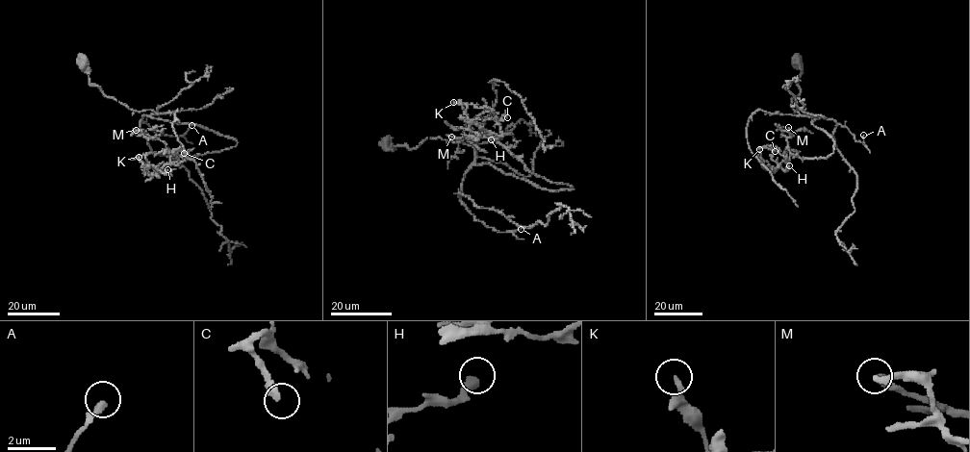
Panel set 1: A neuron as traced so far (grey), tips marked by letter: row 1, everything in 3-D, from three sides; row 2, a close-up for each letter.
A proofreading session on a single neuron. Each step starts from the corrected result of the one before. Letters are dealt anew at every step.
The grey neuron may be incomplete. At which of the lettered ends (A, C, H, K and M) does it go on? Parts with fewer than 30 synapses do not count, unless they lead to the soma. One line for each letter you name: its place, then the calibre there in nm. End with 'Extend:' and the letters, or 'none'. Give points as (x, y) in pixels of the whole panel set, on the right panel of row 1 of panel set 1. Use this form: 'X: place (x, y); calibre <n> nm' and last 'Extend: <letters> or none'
A: place (863, 135); calibre 260 nm
Extend: A

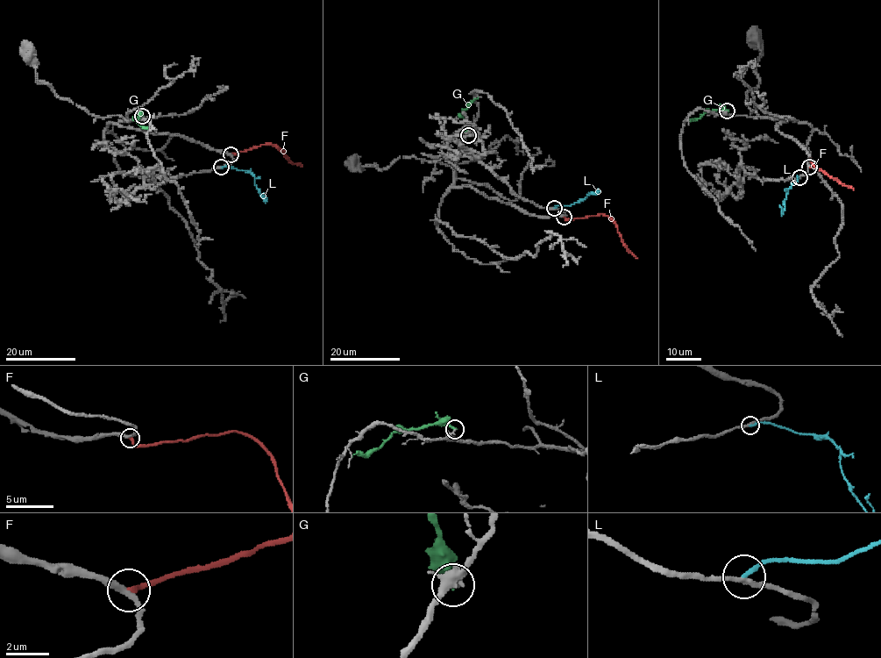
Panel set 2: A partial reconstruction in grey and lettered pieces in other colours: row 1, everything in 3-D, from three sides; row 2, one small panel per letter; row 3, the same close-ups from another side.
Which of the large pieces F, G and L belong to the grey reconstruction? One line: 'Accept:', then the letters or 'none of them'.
Accept: F

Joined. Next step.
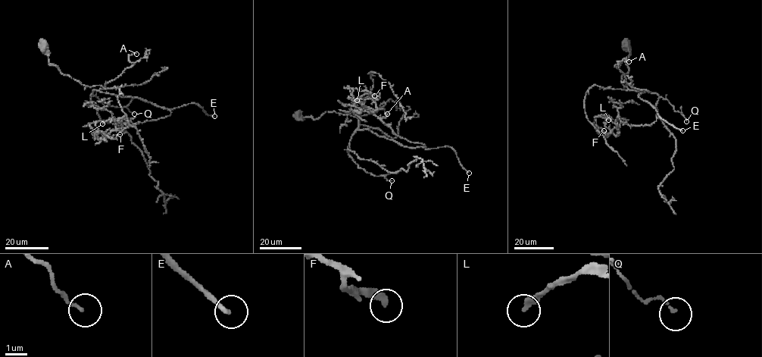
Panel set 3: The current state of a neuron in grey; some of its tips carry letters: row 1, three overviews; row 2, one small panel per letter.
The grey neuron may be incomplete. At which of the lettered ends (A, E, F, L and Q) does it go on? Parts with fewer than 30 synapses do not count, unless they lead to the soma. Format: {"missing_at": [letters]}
{"missing_at": ["E"]}

